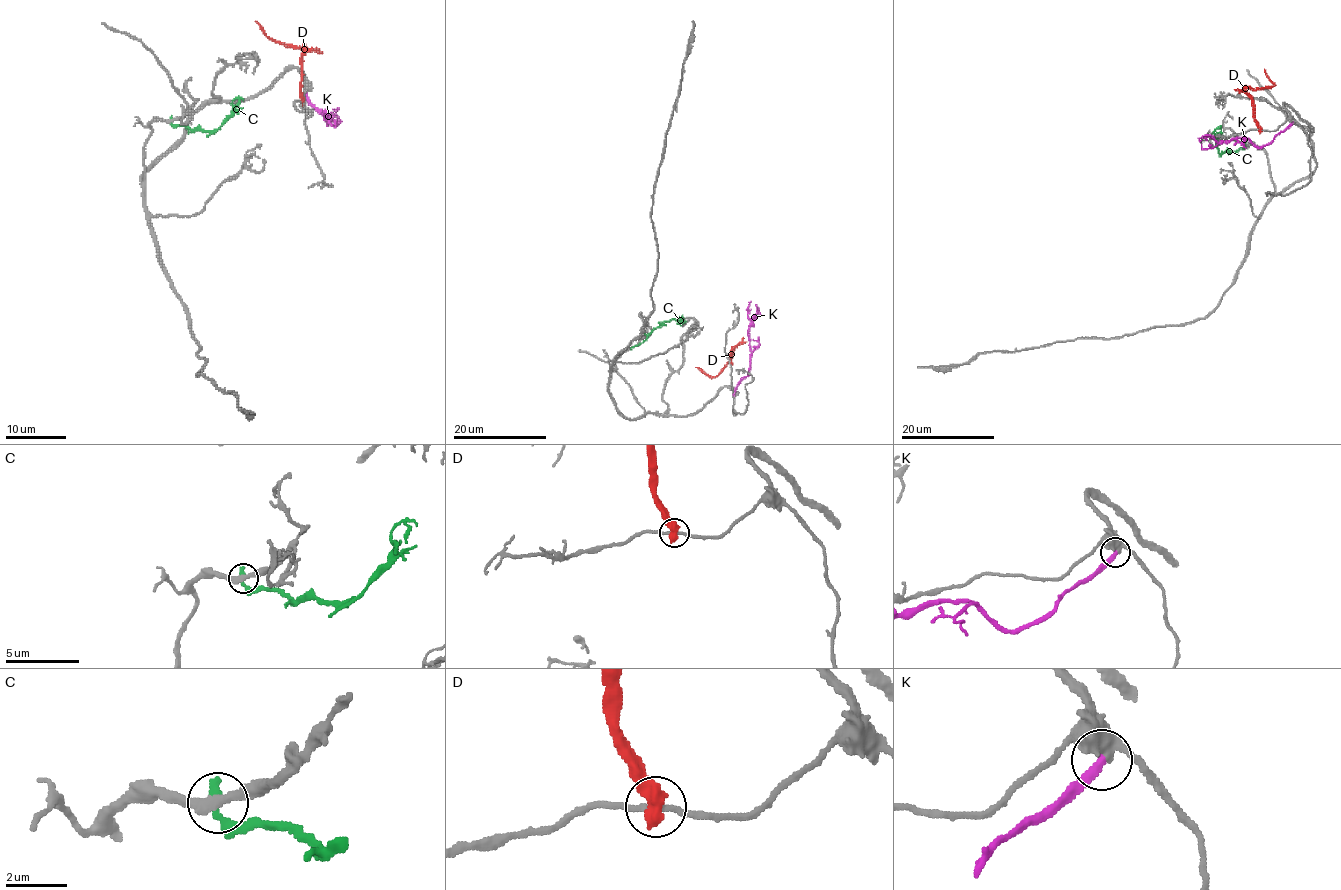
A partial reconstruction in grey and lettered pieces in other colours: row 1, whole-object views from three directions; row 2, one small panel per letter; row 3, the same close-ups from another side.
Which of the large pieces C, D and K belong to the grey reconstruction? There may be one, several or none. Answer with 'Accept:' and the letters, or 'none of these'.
Accept: K

